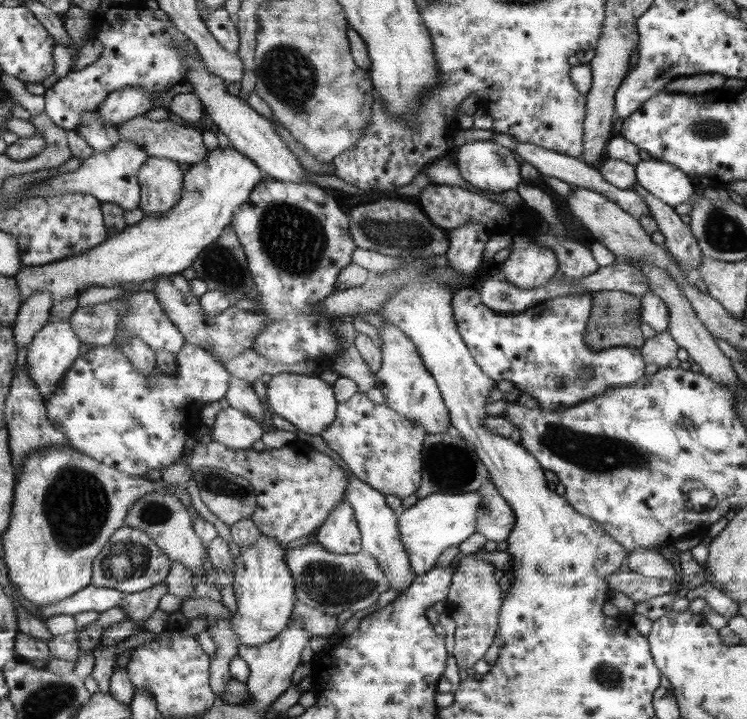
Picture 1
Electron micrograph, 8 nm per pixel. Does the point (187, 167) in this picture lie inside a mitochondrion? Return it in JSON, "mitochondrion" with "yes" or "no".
{"mitochondrion":"no"}

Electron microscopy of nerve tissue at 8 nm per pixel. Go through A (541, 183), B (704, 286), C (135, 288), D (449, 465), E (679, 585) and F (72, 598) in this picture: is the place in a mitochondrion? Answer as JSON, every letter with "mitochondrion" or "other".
{"A":"other","B":"other","C":"other","D":"mitochondrion","E":"other","F":"other"}

